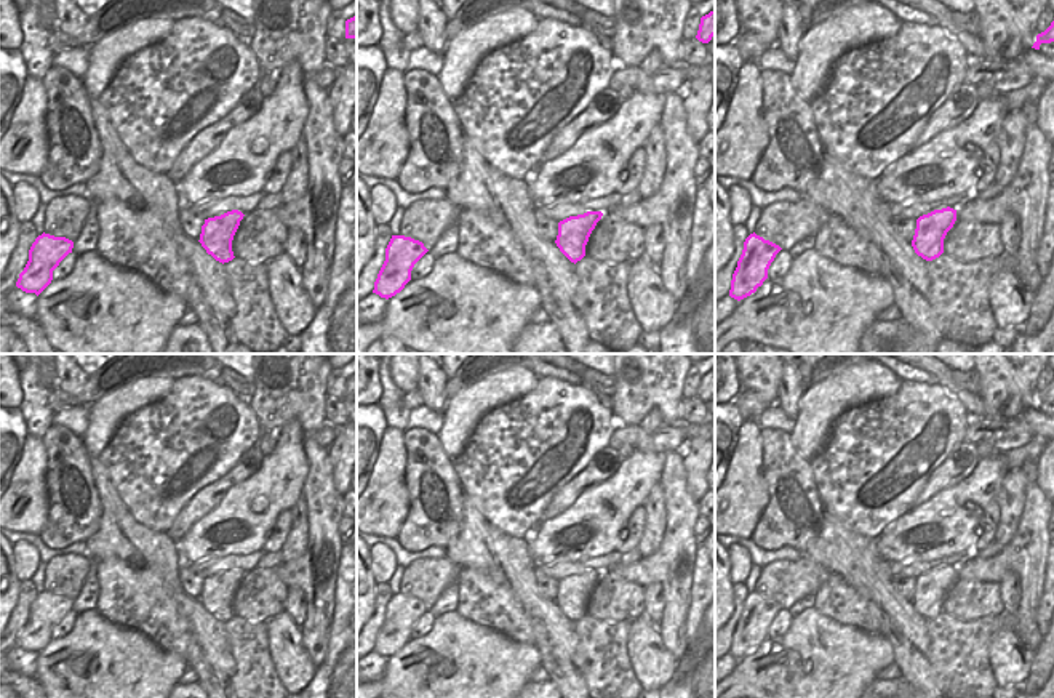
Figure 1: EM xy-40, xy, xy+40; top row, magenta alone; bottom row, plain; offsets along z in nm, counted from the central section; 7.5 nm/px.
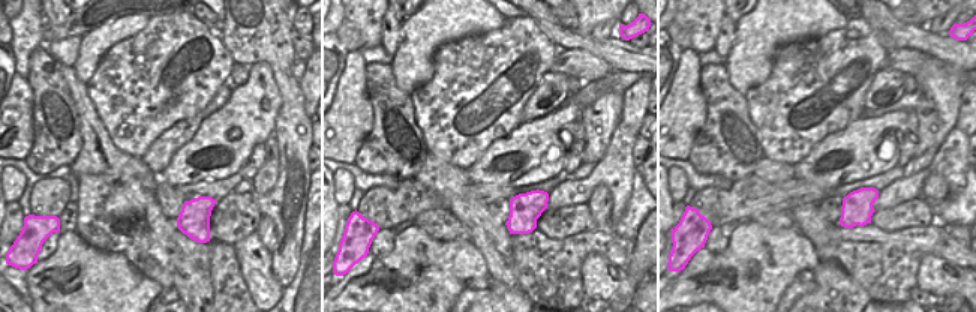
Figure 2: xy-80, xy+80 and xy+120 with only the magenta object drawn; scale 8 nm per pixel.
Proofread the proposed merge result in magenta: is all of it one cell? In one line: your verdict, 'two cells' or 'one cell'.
two cells

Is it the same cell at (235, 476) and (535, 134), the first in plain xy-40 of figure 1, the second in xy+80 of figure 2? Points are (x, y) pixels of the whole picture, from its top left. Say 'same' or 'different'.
different

